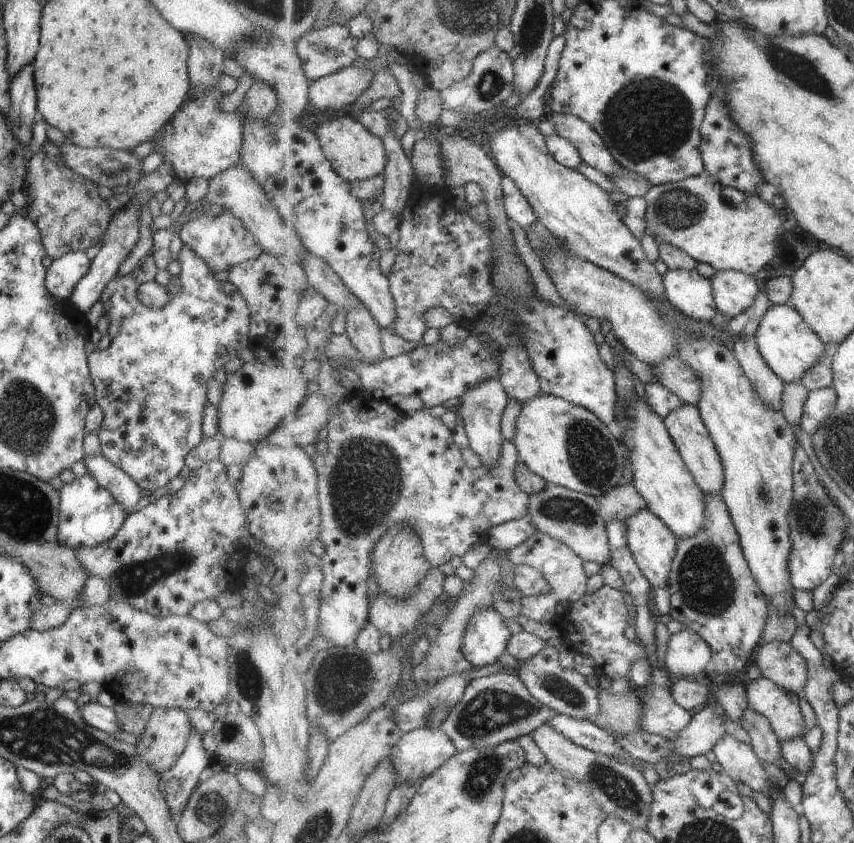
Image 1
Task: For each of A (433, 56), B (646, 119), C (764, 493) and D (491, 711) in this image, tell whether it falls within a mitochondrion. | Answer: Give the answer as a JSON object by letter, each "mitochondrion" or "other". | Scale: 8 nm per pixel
{"A":"other","B":"mitochondrion","C":"mitochondrion","D":"mitochondrion"}

